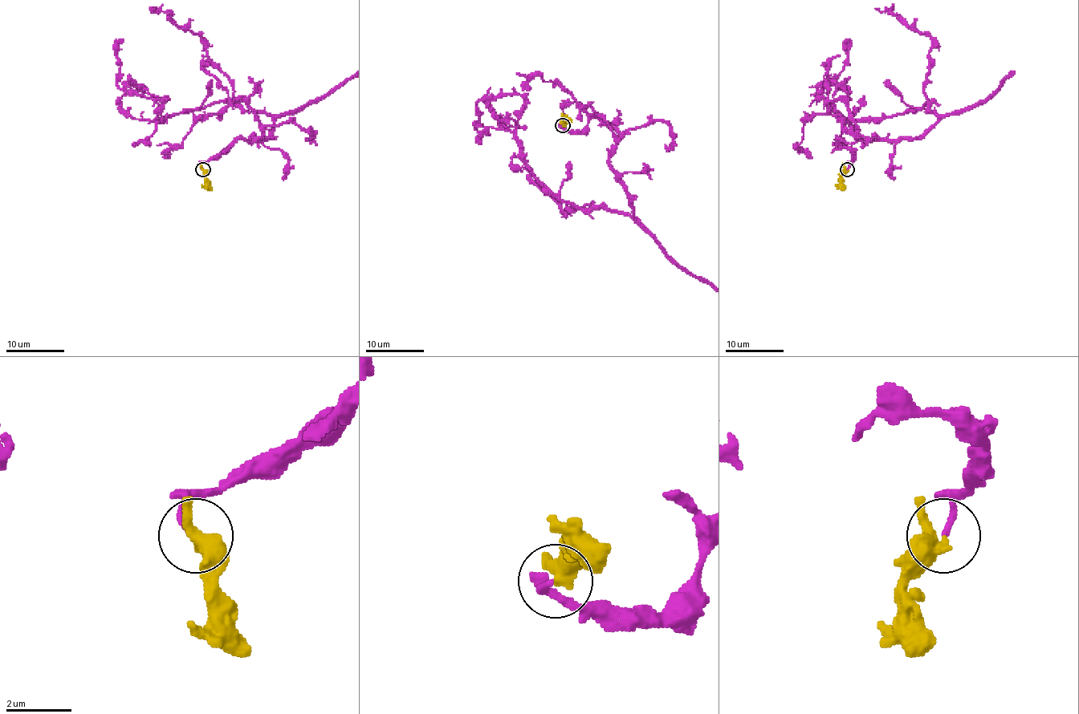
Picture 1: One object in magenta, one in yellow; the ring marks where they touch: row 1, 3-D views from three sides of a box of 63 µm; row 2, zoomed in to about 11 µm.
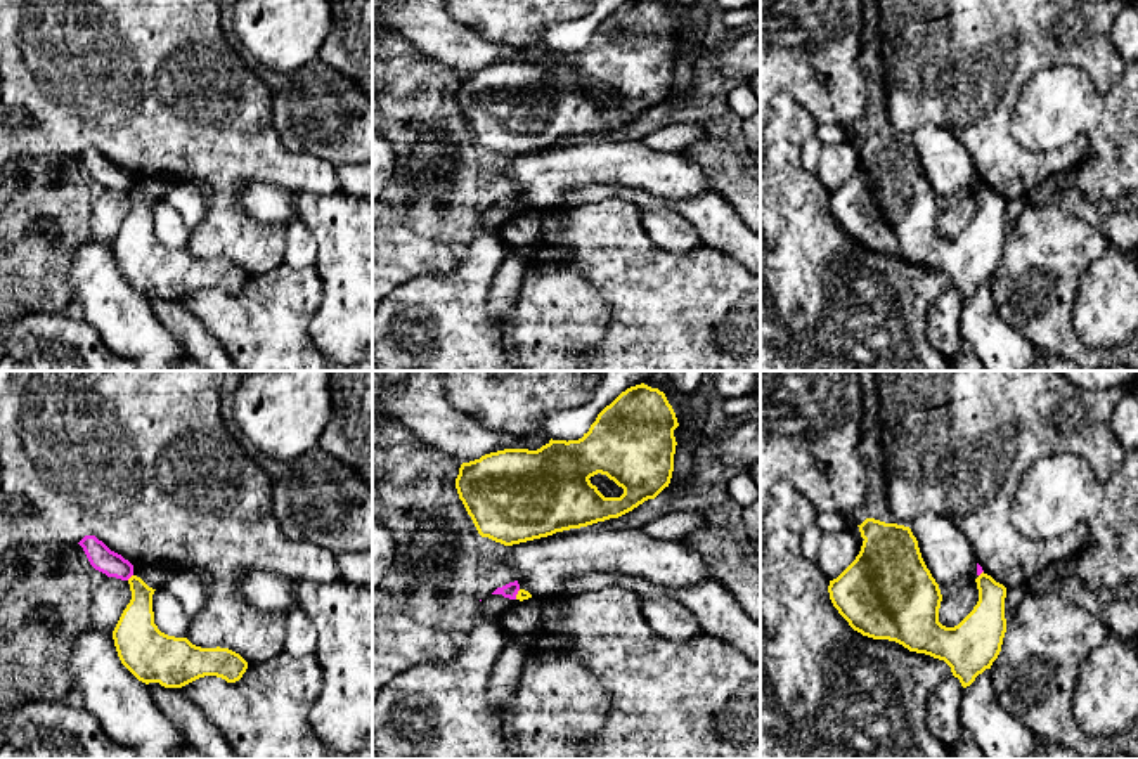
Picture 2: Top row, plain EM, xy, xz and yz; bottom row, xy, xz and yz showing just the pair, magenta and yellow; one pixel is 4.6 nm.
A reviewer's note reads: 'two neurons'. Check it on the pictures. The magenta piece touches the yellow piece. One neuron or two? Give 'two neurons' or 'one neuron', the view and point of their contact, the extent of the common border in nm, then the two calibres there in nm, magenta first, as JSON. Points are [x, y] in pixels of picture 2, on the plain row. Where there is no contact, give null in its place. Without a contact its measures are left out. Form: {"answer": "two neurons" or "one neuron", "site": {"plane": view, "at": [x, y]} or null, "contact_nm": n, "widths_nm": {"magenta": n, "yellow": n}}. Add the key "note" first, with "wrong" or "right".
{"note": "right", "answer": "two neurons", "site": {"plane": "xy", "at": [129, 189]}, "contact_nm": 40, "widths_nm": {"magenta": 120, "yellow": 190}}

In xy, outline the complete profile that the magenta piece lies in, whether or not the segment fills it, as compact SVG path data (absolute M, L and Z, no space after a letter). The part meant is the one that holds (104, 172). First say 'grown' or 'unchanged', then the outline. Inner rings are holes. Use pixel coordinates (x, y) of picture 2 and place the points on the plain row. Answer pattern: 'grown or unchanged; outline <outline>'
unchanged; outline M85 147L78 156L83 159L90 177L107 189L128 192L133 187L133 177L121 166L111 163L95 147Z

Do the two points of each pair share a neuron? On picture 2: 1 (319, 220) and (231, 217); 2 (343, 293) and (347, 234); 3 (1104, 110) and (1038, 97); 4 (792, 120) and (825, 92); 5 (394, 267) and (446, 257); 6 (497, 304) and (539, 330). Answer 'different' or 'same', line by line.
1: different
2: same
3: same
4: different
5: same
6: different

